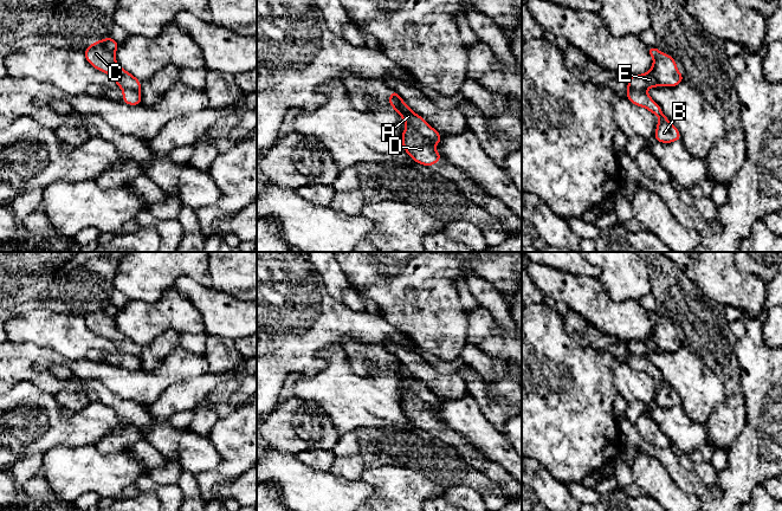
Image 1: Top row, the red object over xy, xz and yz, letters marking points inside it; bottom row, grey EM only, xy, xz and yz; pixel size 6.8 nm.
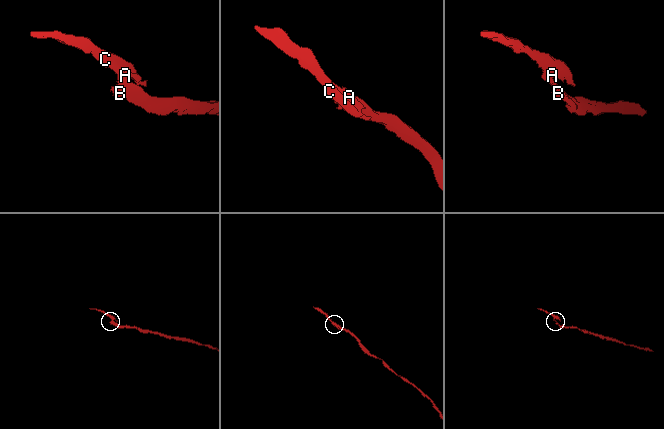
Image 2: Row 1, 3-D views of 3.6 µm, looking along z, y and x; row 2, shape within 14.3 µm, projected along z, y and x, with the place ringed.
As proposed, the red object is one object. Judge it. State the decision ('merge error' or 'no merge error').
merge error

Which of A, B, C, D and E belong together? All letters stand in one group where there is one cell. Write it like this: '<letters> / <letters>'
A C D E / B

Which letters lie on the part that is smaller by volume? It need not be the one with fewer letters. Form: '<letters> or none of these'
A, C, D, E

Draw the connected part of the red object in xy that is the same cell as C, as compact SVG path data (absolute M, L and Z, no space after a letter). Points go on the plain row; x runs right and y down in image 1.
M111 303L92 308L85 316L86 325L97 335L106 337L117 348L118 352L138 356L141 347L122 334L115 323L118 308Z

